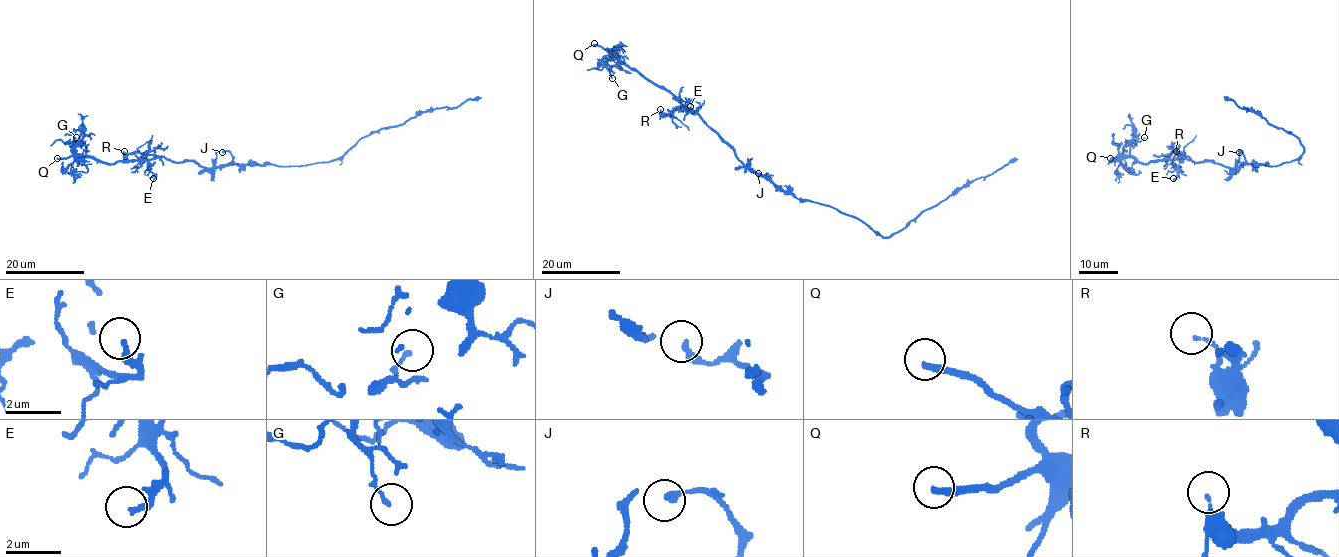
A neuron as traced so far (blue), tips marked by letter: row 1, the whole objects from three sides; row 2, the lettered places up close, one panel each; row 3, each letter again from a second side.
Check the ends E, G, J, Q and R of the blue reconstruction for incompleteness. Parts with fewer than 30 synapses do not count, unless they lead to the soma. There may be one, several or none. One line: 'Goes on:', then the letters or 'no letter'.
Goes on: Q

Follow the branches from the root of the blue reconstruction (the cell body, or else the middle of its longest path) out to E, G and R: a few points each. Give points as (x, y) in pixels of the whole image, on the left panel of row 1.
E: (256, 165), (203, 168), (191, 161), (153, 157), (148, 161), (153, 178)
G: (256, 165), (203, 168), (191, 161), (172, 162), (163, 157), (105, 164), (79, 156), (70, 142), (76, 137)
R: (256, 165), (203, 168), (191, 161), (146, 159), (140, 153), (127, 155), (124, 151)

